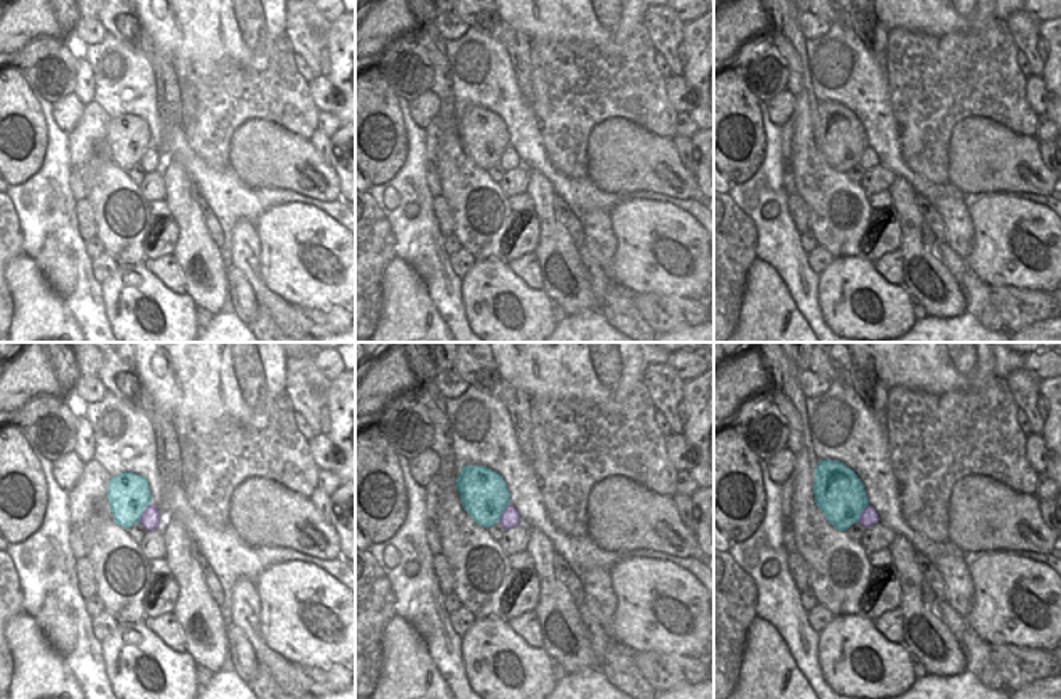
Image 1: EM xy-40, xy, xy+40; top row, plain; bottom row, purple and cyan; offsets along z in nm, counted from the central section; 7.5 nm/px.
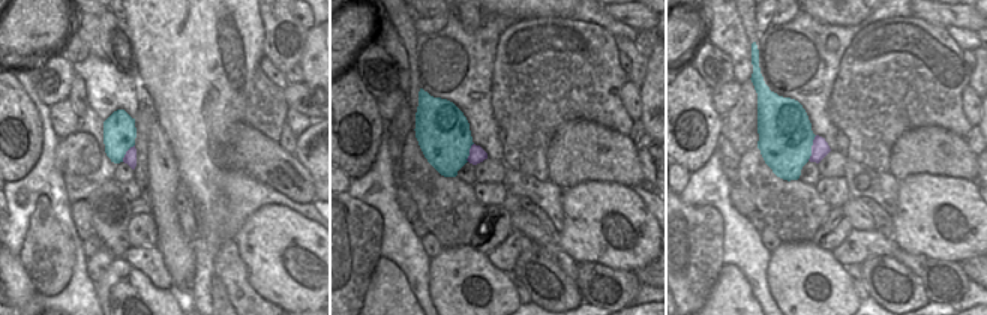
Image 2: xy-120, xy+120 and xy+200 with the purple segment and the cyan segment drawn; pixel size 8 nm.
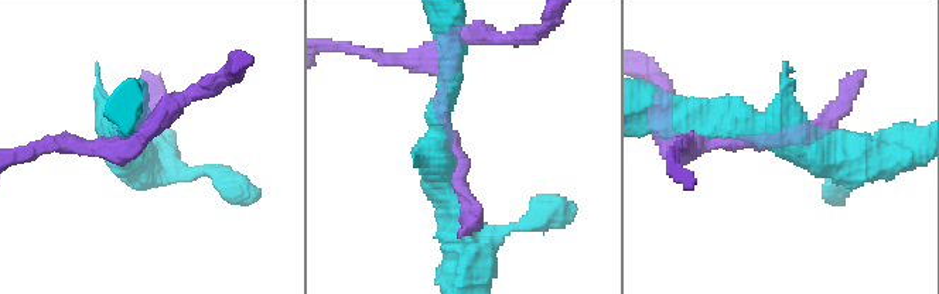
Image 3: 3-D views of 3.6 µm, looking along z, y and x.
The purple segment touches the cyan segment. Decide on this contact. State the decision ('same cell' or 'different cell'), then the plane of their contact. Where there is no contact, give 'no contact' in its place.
different cell | xy-40

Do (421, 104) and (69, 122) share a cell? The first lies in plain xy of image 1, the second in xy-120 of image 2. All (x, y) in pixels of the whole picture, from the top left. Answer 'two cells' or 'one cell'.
one cell

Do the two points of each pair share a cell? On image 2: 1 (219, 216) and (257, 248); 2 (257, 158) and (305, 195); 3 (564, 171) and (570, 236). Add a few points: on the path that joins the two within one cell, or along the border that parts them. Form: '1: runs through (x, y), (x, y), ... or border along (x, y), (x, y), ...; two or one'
1: border along (263, 206), (245, 221), (234, 237); two
2: runs through (270, 164), (281, 165), (297, 182); one
3: border along (600, 180), (584, 180), (563, 191); two

